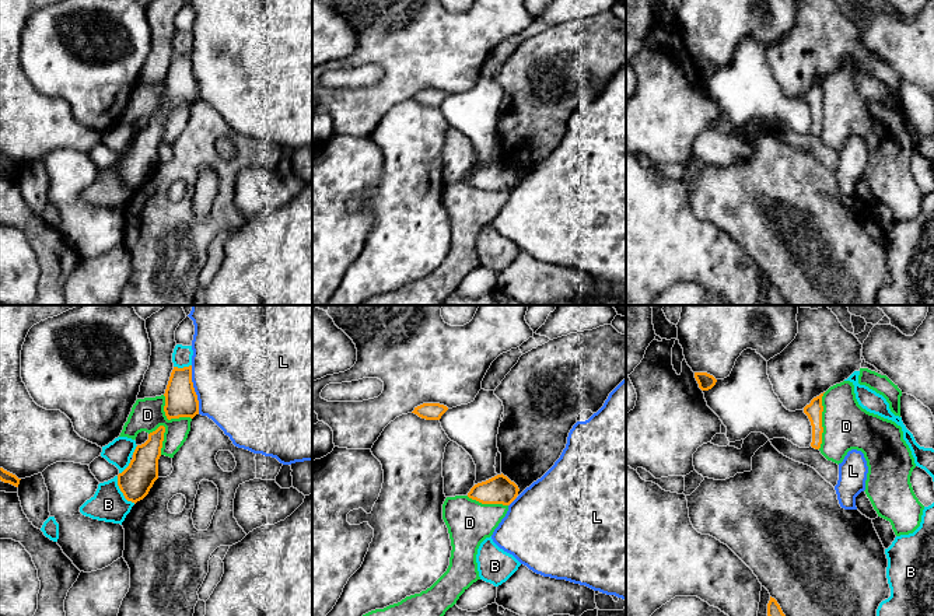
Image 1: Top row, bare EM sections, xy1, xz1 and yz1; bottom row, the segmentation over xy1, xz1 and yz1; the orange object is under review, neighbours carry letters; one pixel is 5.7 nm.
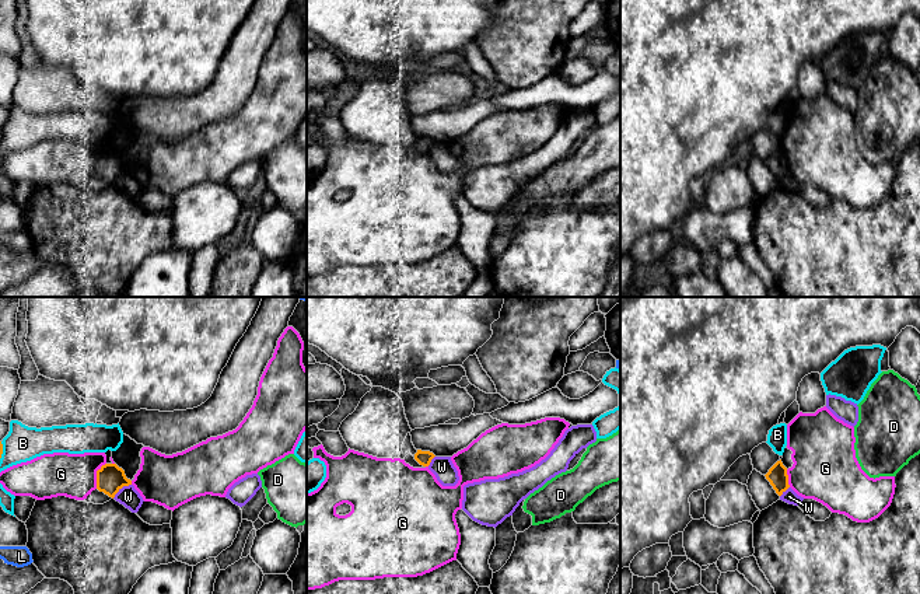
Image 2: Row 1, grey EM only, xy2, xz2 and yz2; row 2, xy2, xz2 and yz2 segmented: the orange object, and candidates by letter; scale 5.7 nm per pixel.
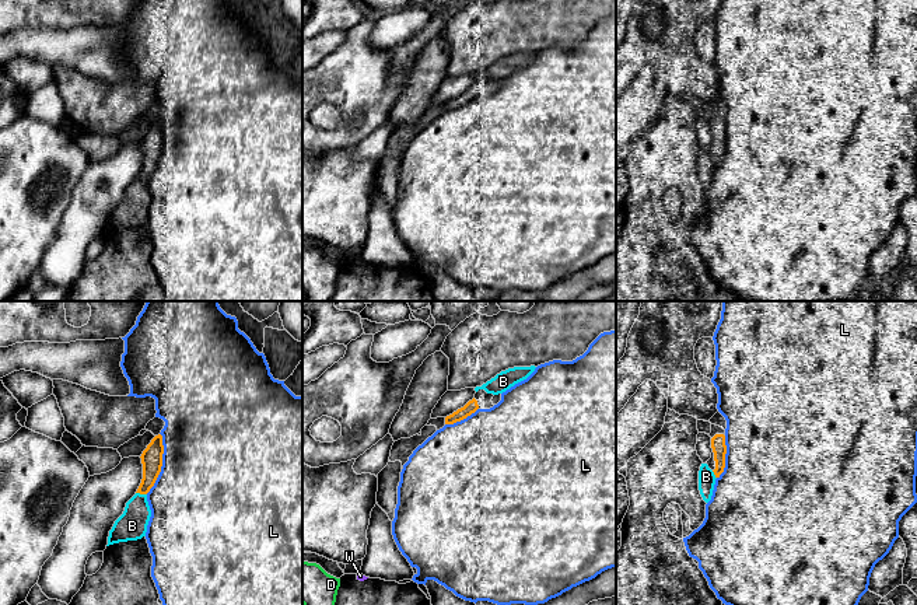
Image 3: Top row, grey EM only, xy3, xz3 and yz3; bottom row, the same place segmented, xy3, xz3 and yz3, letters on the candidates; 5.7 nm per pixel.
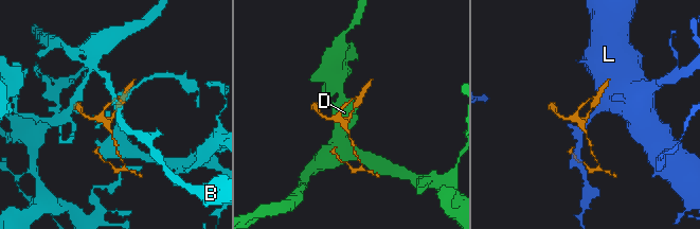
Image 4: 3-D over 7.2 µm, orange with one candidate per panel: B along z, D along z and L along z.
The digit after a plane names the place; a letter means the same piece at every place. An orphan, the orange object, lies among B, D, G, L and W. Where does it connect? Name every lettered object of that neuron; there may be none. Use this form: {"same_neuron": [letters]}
{"same_neuron": []}

